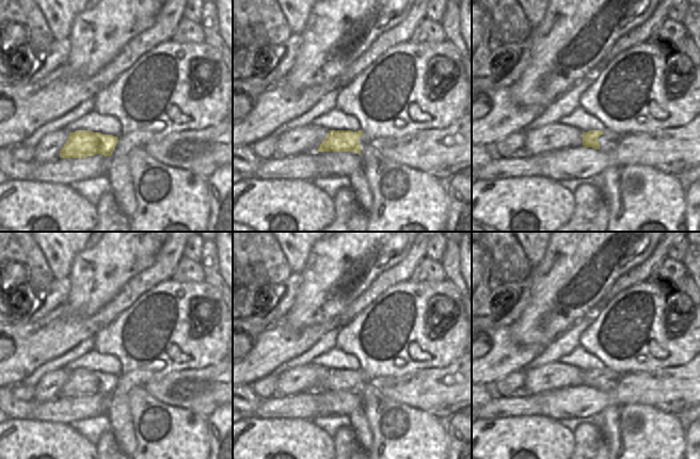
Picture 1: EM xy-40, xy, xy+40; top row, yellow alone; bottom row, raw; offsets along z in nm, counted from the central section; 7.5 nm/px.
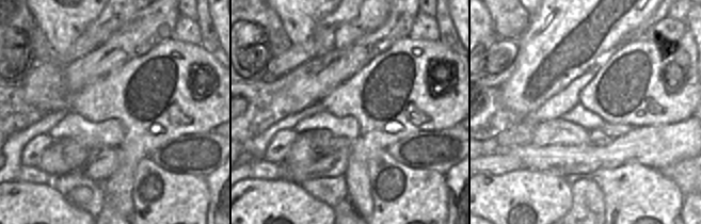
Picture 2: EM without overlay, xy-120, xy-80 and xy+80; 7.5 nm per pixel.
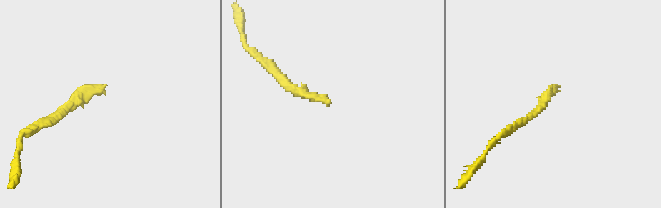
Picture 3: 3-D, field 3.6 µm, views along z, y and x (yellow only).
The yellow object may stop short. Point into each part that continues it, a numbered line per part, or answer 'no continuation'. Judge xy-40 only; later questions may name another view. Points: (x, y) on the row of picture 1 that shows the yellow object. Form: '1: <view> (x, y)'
no continuation

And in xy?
no continuation

